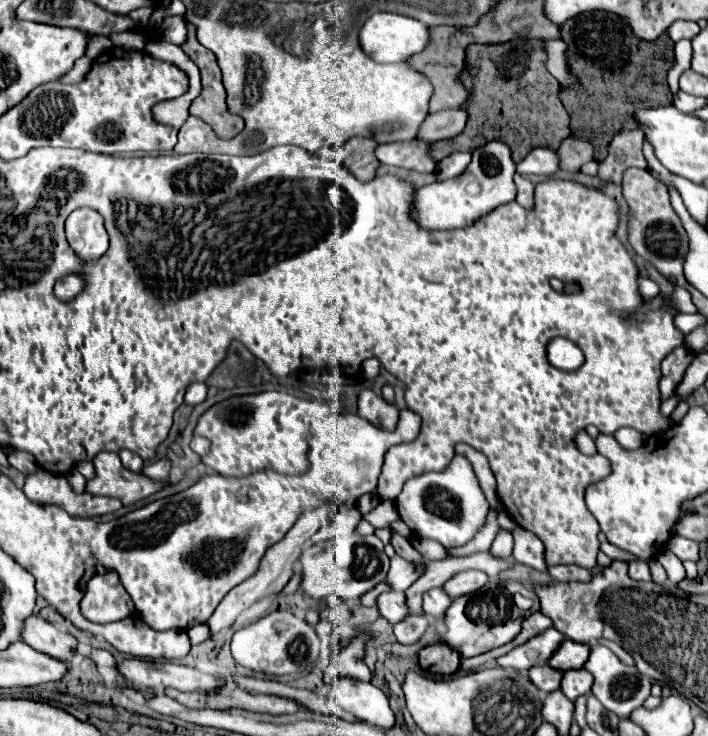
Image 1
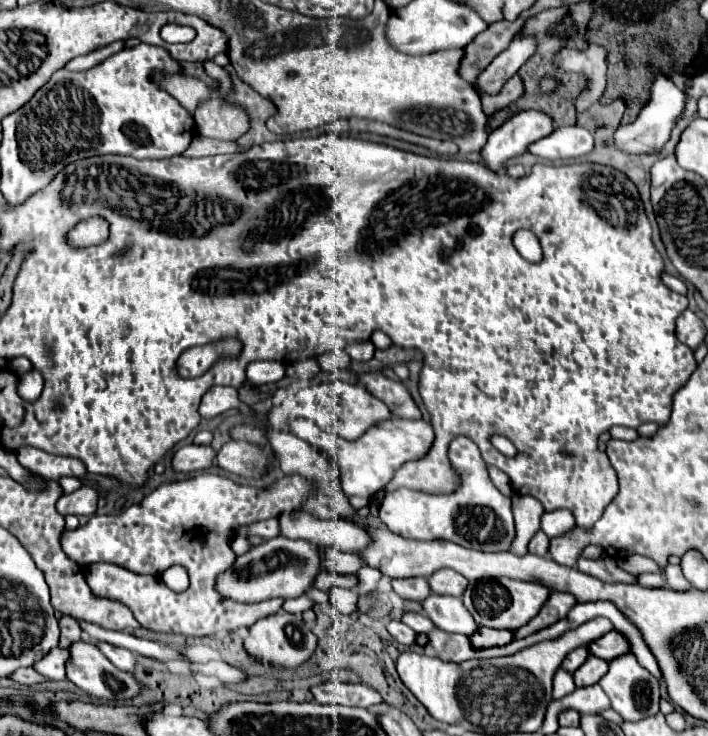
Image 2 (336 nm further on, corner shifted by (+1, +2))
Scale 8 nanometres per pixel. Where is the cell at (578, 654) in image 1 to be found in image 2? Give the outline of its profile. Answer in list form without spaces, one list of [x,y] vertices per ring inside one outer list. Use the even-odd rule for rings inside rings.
[[[612,630],[610,634],[604,634],[602,638],[590,642],[588,648],[590,648],[590,654],[594,654],[594,656],[604,658],[604,660],[610,662],[610,660],[614,660],[614,658],[630,652],[630,642],[622,634],[618,634],[616,630]]]

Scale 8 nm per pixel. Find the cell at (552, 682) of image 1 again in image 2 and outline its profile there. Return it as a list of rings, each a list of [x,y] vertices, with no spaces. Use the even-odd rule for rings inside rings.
[[[580,646],[580,648],[576,648],[576,650],[572,650],[566,658],[564,658],[564,662],[562,662],[562,668],[566,668],[568,672],[576,672],[584,662],[586,662],[586,658],[588,658],[588,650],[586,650],[586,646]]]

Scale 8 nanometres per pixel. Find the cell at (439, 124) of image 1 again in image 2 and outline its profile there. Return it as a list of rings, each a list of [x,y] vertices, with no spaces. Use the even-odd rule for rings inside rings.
[[[534,36],[514,38],[512,44],[502,54],[498,54],[498,58],[494,58],[494,62],[480,74],[476,90],[488,92],[488,94],[500,92],[500,88],[506,84],[506,80],[512,78],[520,70],[520,66],[530,56],[534,56],[534,52],[536,52]]]

